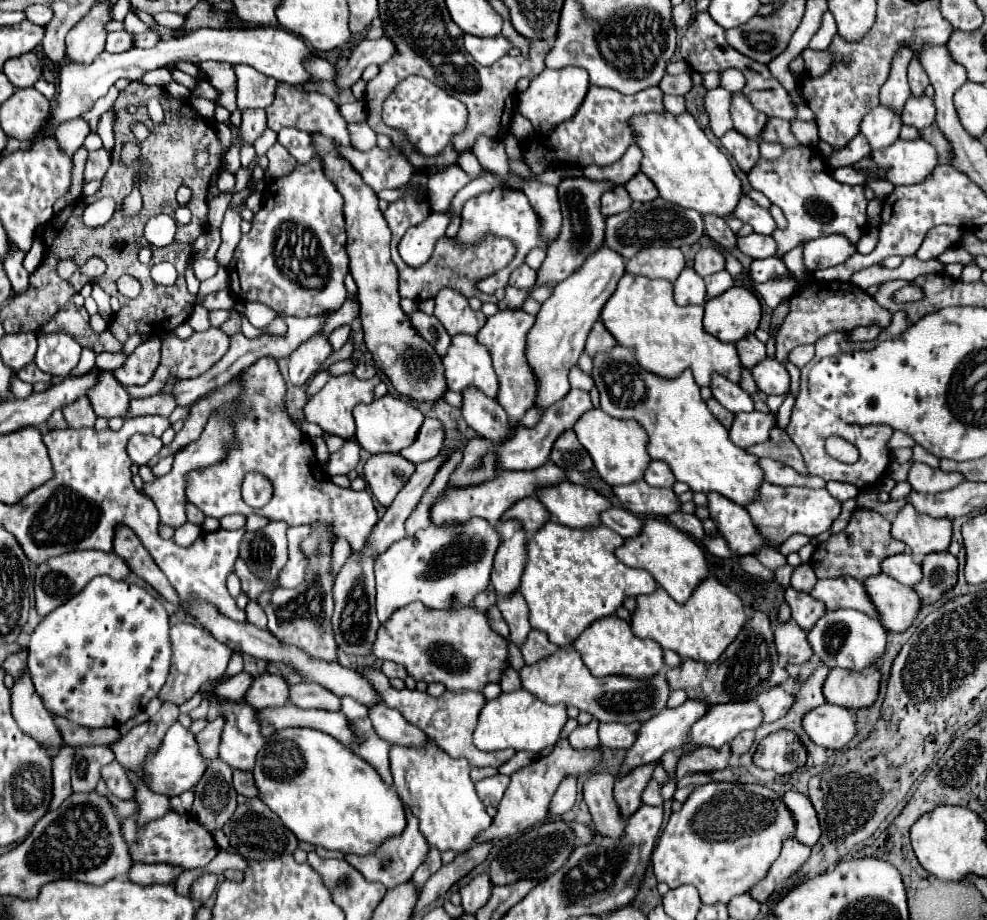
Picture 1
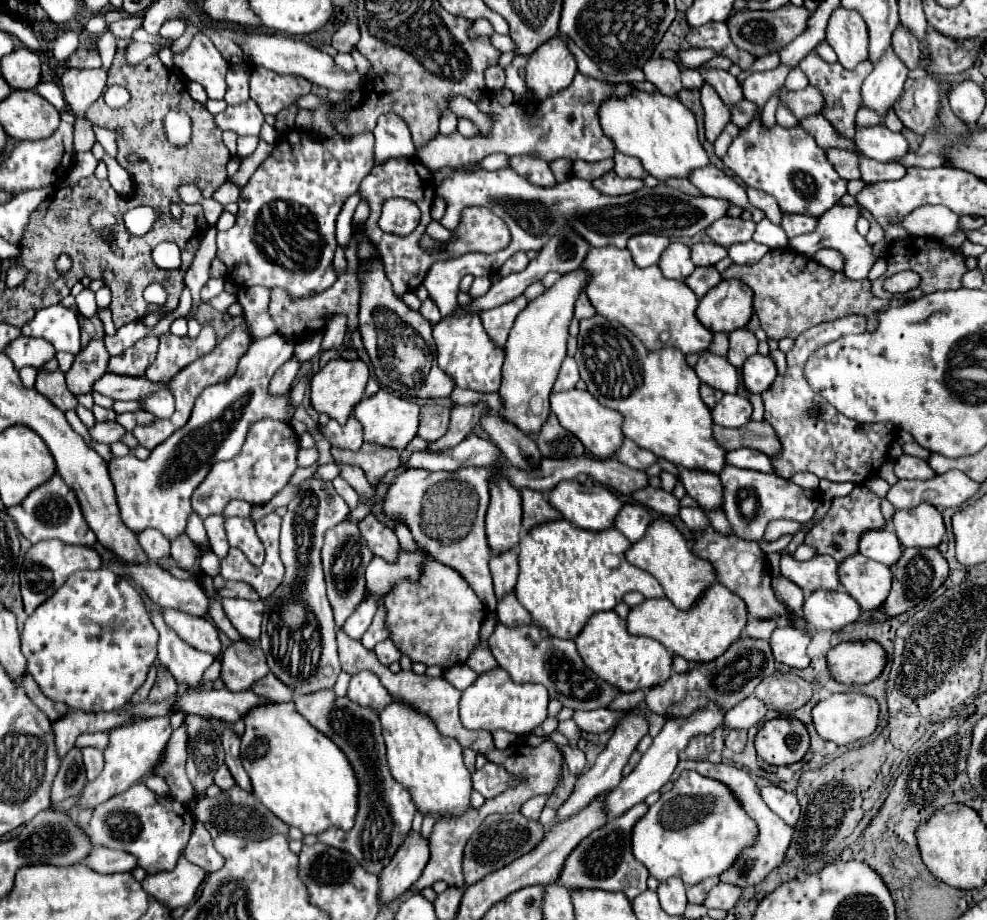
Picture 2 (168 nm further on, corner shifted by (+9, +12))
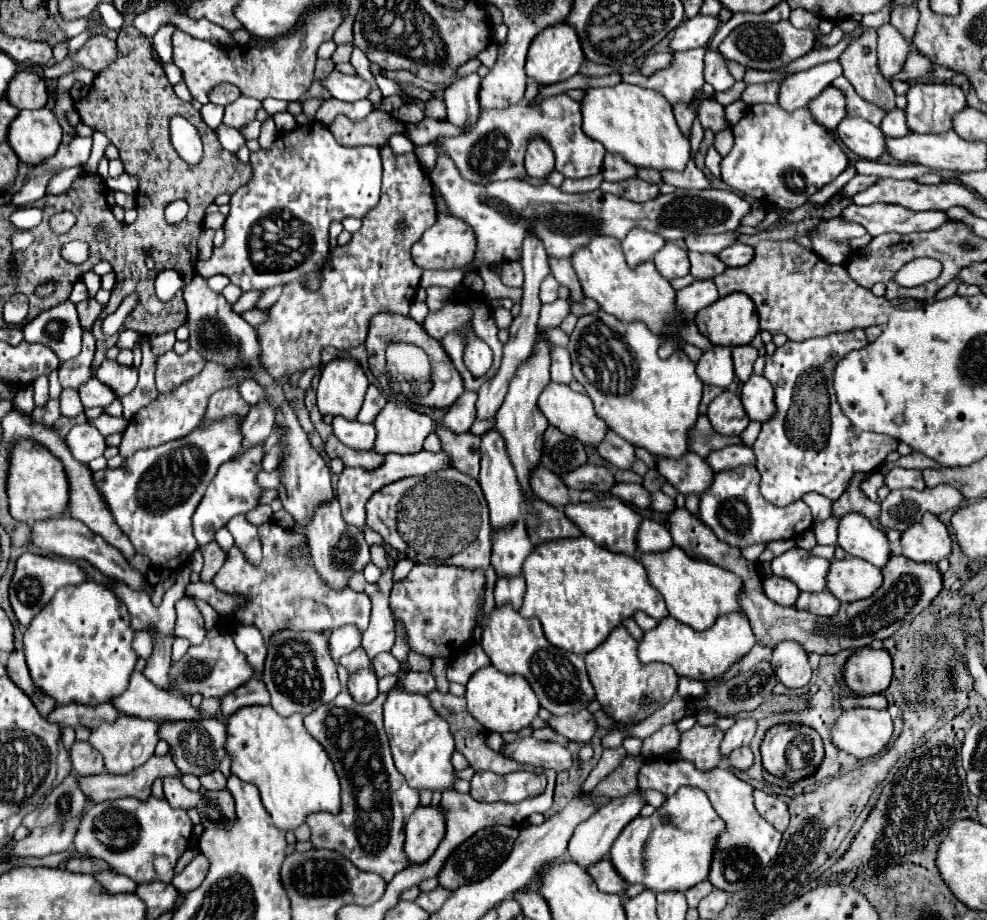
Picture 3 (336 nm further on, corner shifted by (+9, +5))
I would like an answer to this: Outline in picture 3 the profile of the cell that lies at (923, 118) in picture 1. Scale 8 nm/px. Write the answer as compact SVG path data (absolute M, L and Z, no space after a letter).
M914 82L906 94L906 124L910 132L938 134L952 128L952 114L966 106L964 92L954 84Z

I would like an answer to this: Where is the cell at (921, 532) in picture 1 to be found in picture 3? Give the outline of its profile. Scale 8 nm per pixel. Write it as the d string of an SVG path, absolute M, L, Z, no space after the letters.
M926 512L918 524L912 524L900 538L902 556L914 562L940 562L948 558L952 540L938 516Z

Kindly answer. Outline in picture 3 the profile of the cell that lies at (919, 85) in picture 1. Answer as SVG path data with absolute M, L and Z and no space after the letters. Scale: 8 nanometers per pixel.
M912 4L908 8L896 8L896 10L892 10L890 24L894 28L898 28L898 32L902 32L902 36L906 40L910 40L910 44L912 44L914 28L918 24L918 8L916 8L916 4Z

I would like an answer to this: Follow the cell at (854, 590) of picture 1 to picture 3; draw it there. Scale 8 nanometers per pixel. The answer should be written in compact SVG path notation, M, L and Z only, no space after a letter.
M792 548L772 560L776 576L792 580L802 592L824 592L830 562L812 556L808 550Z

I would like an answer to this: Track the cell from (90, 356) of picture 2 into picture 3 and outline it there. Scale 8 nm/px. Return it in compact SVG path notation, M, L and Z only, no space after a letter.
M84 332L82 352L74 360L60 362L60 384L62 384L62 388L78 390L82 384L86 384L86 380L94 378L92 358L94 358L94 336L92 336L92 332Z

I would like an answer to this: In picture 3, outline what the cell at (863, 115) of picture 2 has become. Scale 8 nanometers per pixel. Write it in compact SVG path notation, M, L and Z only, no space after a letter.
M898 108L886 112L886 116L880 124L880 130L884 132L884 136L890 136L890 138L900 138L900 136L906 136L910 132L908 126L906 126L904 112L898 110Z

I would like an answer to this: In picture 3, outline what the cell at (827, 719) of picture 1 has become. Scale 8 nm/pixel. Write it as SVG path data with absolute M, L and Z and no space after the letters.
M854 708L842 712L830 726L832 744L858 760L878 754L892 736L892 718L888 710Z

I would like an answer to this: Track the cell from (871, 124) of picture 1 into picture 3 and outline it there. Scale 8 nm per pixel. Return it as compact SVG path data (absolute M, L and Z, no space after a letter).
M884 24L878 28L878 70L886 76L888 82L902 70L906 56L910 52L910 44L900 36L896 28Z

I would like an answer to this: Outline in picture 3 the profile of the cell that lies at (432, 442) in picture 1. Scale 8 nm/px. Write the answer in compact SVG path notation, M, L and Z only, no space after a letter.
M464 392L444 414L444 418L436 420L436 426L450 428L454 434L468 432L472 422L476 420L476 392Z

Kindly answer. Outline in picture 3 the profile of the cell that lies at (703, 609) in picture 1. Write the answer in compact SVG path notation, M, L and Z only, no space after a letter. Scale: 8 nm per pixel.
M728 612L726 616L718 616L718 620L702 632L680 624L672 616L664 616L656 628L644 632L642 640L638 642L638 658L642 662L666 662L676 670L678 676L708 682L720 678L728 670L728 666L746 656L754 644L756 638L750 630L748 618L740 612Z

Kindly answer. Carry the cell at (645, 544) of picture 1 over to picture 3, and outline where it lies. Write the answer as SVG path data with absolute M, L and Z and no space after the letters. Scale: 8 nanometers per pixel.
M672 546L668 552L642 554L640 562L646 568L650 584L664 596L668 614L678 622L692 626L694 630L706 630L720 614L740 610L736 598L740 594L742 580L716 564L710 564L706 560L692 560L678 546Z

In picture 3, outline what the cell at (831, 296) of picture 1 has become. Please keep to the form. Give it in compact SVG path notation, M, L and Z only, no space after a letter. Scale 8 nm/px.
M764 240L756 248L756 256L742 268L726 268L714 276L720 296L730 292L744 292L756 304L760 328L770 334L784 334L788 340L806 340L852 328L868 328L872 324L884 326L896 304L878 298L870 288L856 284L846 266L824 262L818 254L804 250L794 242Z

